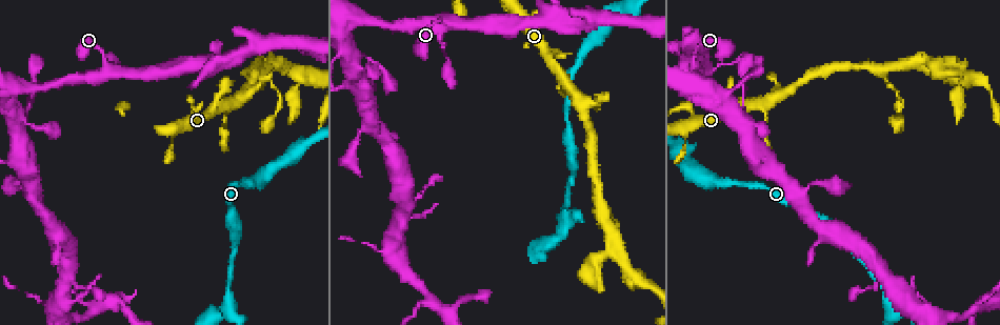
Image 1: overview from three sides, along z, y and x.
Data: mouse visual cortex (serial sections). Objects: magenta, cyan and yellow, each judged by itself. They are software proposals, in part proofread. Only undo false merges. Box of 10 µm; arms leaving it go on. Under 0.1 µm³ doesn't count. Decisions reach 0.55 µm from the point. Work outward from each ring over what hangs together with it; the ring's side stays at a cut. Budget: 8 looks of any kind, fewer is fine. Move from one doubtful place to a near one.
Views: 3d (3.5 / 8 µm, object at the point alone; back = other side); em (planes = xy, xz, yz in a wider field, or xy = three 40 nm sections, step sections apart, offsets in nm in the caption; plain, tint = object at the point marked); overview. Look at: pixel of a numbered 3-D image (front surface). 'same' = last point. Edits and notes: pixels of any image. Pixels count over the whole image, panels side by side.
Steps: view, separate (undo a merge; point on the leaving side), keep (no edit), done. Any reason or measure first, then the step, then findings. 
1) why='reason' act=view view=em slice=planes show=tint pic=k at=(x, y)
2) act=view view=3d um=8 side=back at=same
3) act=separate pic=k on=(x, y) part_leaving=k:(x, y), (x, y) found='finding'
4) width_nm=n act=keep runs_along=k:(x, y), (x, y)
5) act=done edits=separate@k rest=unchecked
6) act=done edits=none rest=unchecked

why='abrupt turn' act=view view=3d um=3.5 pic=1 at=(692, 71)

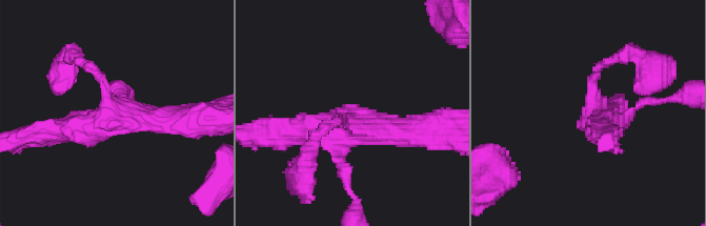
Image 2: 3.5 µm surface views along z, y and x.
why='need the tissue' act=view view=em slice=xy step=3 show=tint pic=2 at=(108, 112)

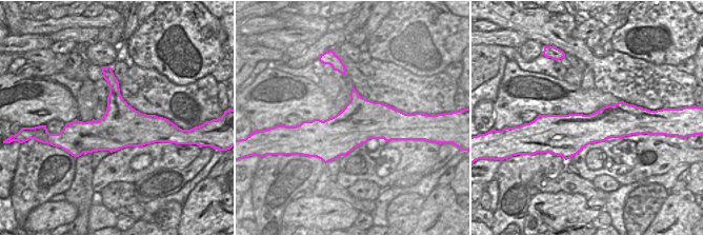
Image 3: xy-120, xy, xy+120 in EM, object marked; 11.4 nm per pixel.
why='cut it another way' act=view view=em slice=planes show=tint at=same

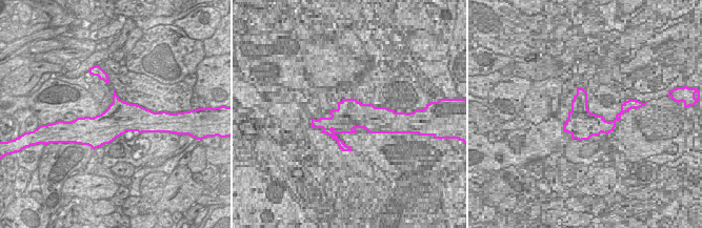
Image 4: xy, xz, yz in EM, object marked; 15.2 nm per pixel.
act=keep runs_along=2:(316, 138), (342, 119), (280, 132) found='all the same cell'

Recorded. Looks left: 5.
why='thin arm on a thick one' act=view view=3d um=8 pic=1 at=(362, 53)

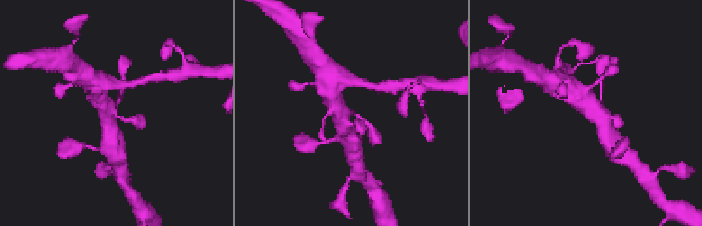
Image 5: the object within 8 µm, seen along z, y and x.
why='shape alone is not enough' act=view view=em slice=xy step=5 show=tint at=same

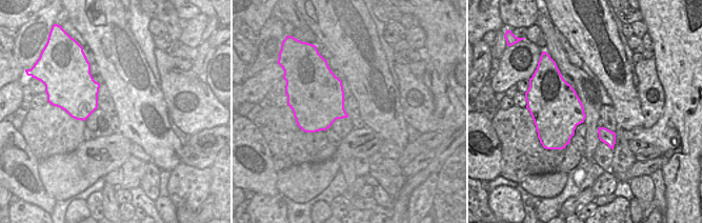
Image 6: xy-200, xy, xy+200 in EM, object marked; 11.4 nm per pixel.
width_nm=360 act=keep runs_along=5:(568, 91), (600, 115), (606, 132) found='one cell here'

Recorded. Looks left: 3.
why='abrupt turn' act=view view=3d um=8 pic=1 at=(207, 64)

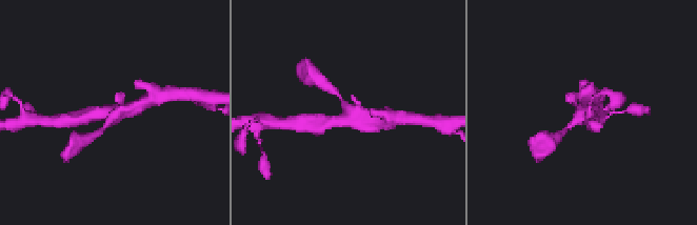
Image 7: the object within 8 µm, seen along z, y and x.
arms=4 arm_widths_nm=200,200,450,500 why='need the tissue' act=view view=em slice=xy step=5 show=tint at=same

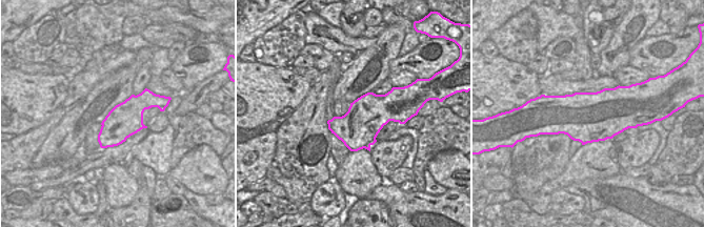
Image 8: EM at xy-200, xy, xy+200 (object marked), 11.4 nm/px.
act=keep runs_along=7:(81, 118), (122, 111), (142, 103) found='continuous, no second cell'

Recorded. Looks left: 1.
act=done edits=none rest=unchecked

